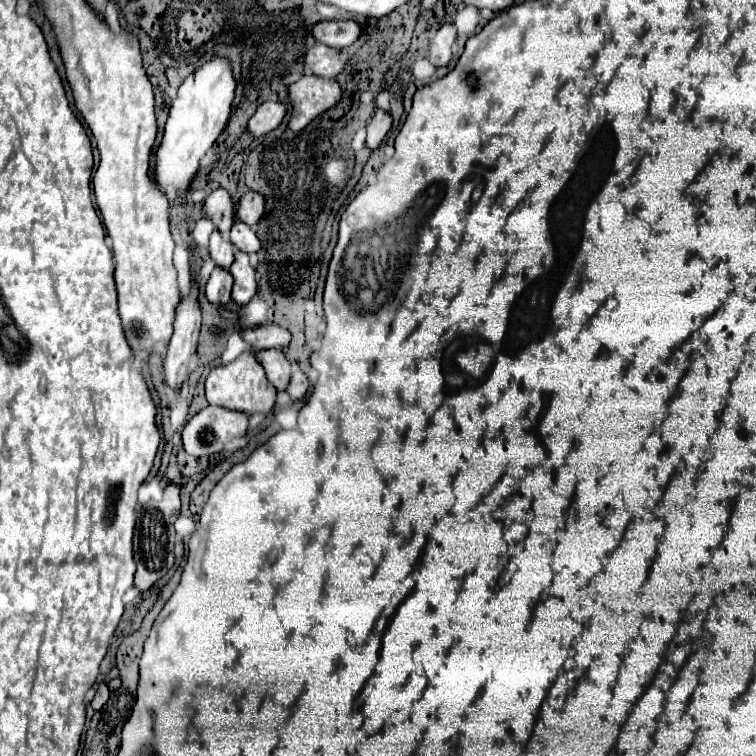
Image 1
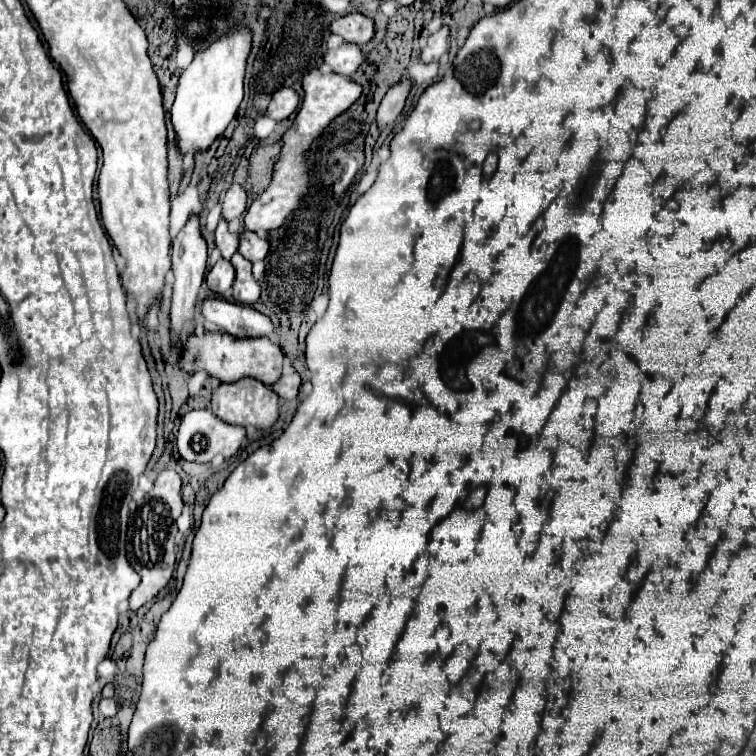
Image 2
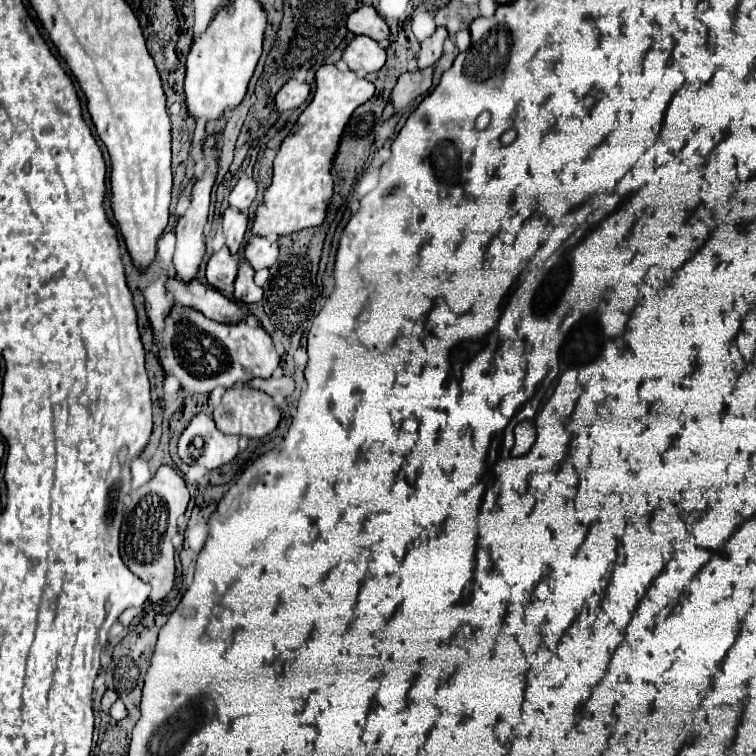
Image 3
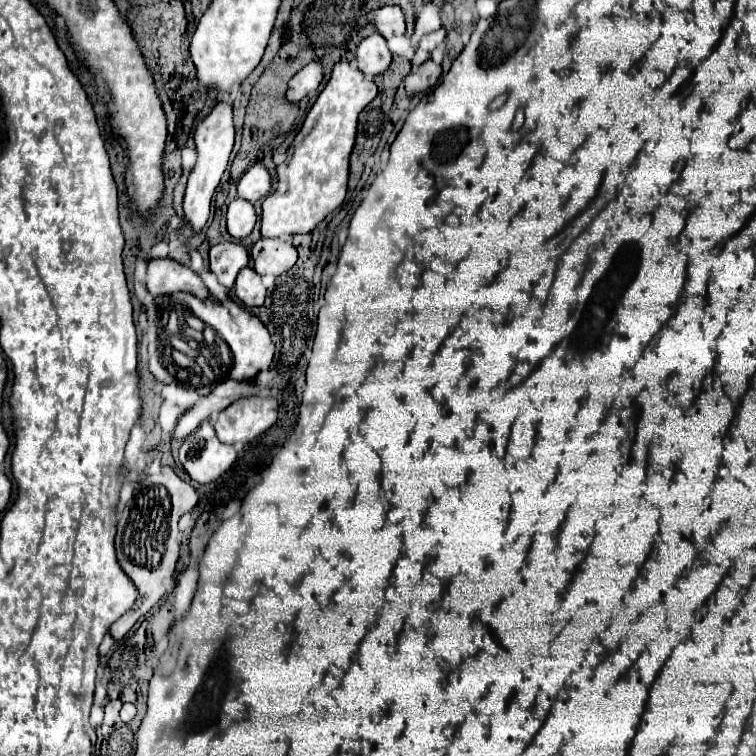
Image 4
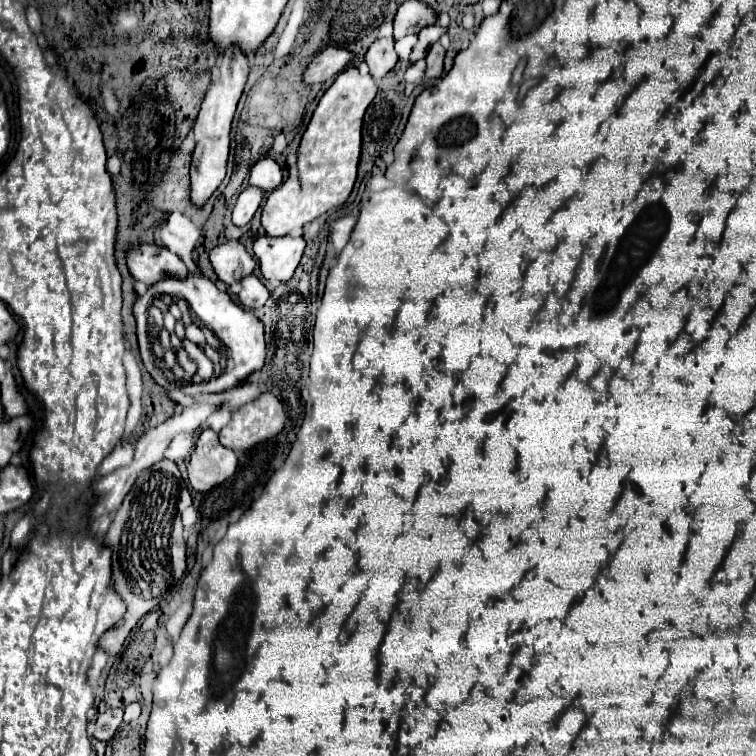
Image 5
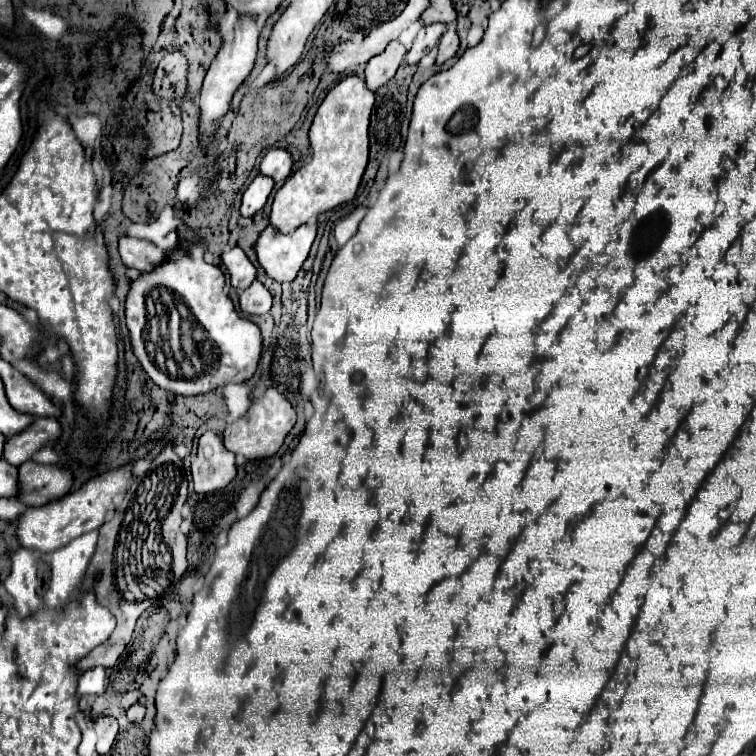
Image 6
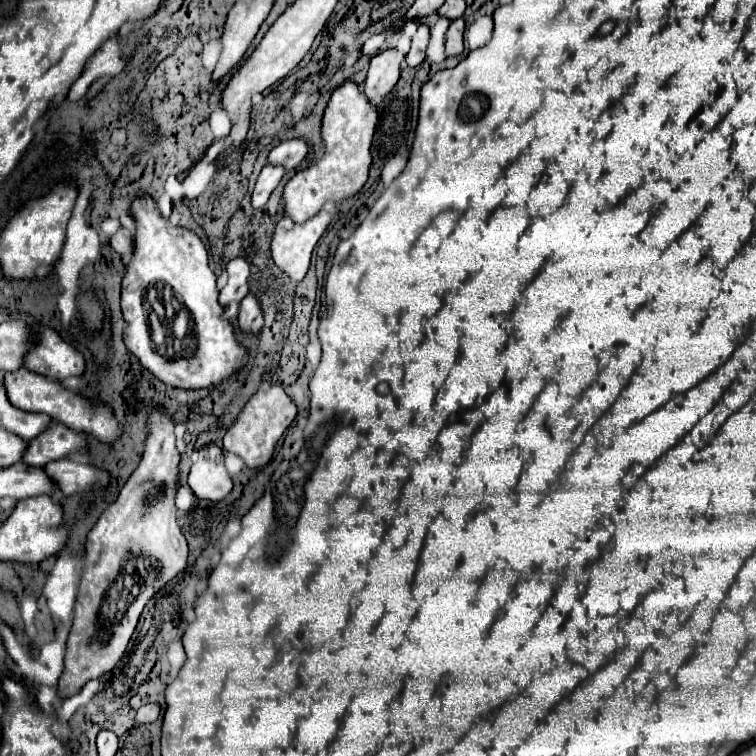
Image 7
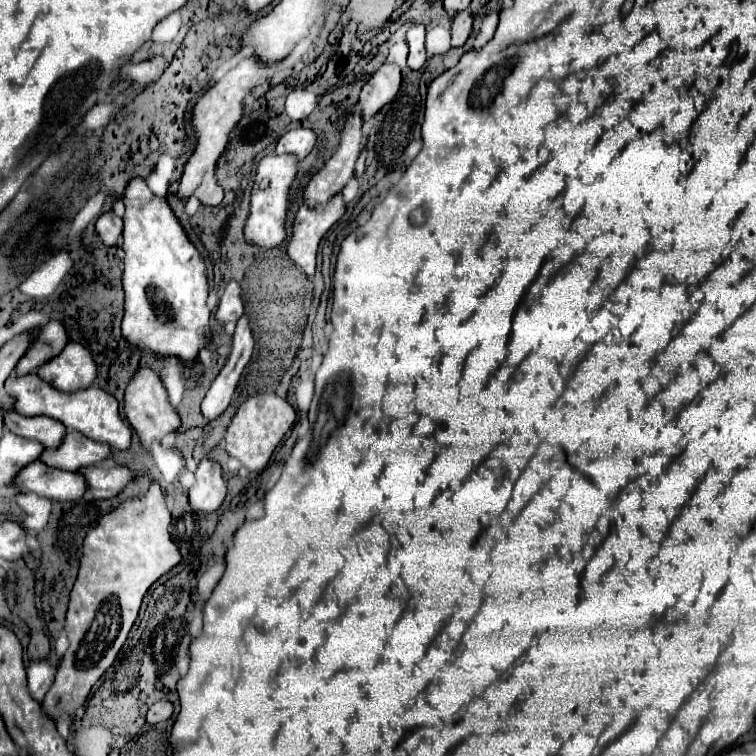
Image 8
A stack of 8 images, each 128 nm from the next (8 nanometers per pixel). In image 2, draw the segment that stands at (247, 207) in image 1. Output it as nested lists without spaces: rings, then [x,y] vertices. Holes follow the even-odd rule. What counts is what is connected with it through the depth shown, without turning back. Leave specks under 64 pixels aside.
[[[312,70],[302,80],[304,86],[304,102],[296,114],[292,128],[282,136],[282,152],[274,166],[273,179],[266,192],[262,192],[250,204],[244,224],[252,232],[270,232],[280,228],[292,212],[296,212],[302,200],[308,196],[310,190],[310,166],[306,164],[312,142],[328,128],[328,124],[342,112],[346,112],[360,96],[362,86],[348,76],[340,76],[336,72],[320,72]],[[330,120],[330,122],[328,122]]]

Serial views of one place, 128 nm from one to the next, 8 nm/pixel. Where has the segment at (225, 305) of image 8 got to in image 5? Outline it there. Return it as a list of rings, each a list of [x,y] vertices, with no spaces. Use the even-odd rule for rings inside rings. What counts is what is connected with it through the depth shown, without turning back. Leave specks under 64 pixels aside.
[[[224,242],[210,252],[210,262],[222,282],[228,286],[250,276],[256,268],[256,260],[246,252],[240,242]]]

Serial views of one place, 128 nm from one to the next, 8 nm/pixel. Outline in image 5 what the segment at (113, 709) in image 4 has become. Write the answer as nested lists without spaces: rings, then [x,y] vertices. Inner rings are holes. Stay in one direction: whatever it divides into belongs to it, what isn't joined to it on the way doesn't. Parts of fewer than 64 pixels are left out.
[[[120,708],[106,710],[106,712],[104,712],[102,716],[98,716],[98,720],[96,720],[94,738],[100,740],[100,742],[108,742],[108,740],[114,736],[114,732],[116,732],[116,728],[118,728],[120,722],[122,722],[122,710],[120,710]]]

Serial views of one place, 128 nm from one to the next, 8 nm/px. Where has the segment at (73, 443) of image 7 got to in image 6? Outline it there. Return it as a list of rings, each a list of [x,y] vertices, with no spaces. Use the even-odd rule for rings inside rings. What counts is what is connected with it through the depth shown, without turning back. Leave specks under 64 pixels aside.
[[[36,418],[34,424],[28,426],[24,432],[8,438],[4,448],[4,460],[20,466],[28,462],[34,452],[38,452],[48,442],[56,442],[60,436],[62,428],[56,418]]]

